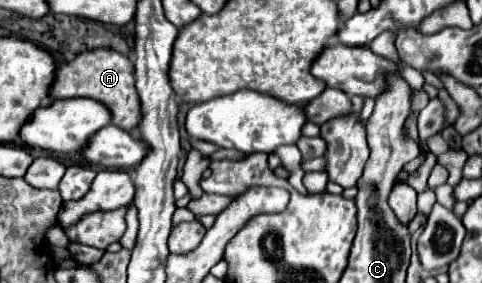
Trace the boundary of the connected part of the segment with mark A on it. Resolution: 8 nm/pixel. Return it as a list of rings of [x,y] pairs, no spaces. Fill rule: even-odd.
[[[92,49],[80,53],[74,61],[60,65],[56,71],[56,81],[52,95],[56,99],[72,99],[72,97],[88,97],[104,103],[112,113],[112,123],[120,129],[126,129],[128,133],[134,133],[138,129],[138,123],[142,119],[140,99],[134,87],[134,63],[130,57],[110,51],[110,49]]]

